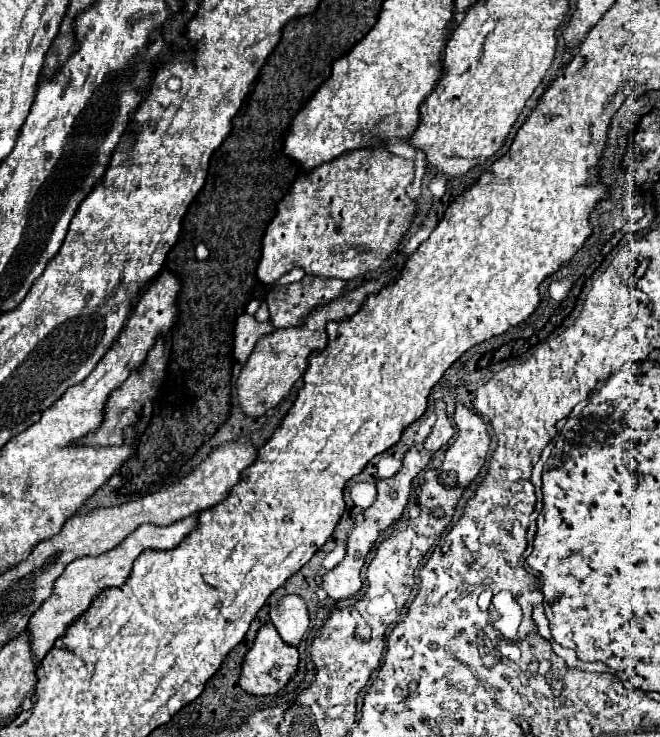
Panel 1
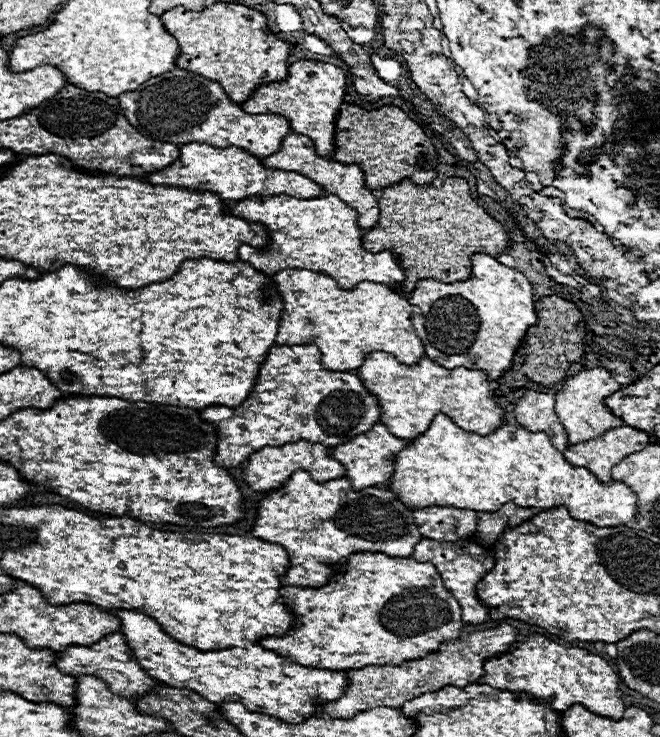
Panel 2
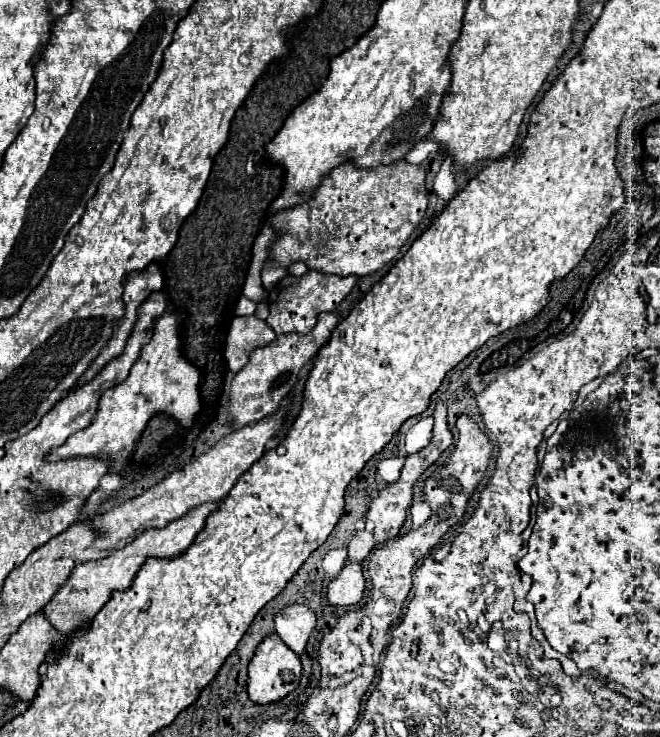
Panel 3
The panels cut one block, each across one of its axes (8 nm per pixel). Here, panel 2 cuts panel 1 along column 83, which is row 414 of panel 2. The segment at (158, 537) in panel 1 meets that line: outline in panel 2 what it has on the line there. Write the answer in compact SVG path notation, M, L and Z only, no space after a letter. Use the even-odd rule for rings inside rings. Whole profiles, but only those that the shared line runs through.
M592 368L592 370L584 370L572 378L568 378L562 386L560 392L556 392L556 414L564 424L564 430L568 432L568 440L570 444L578 444L578 442L586 442L586 440L594 440L598 438L602 432L610 430L610 428L620 428L624 422L614 416L610 412L610 408L604 404L604 400L608 396L612 396L614 392L618 392L622 388L622 384L618 384L612 376L610 370L606 368Z

